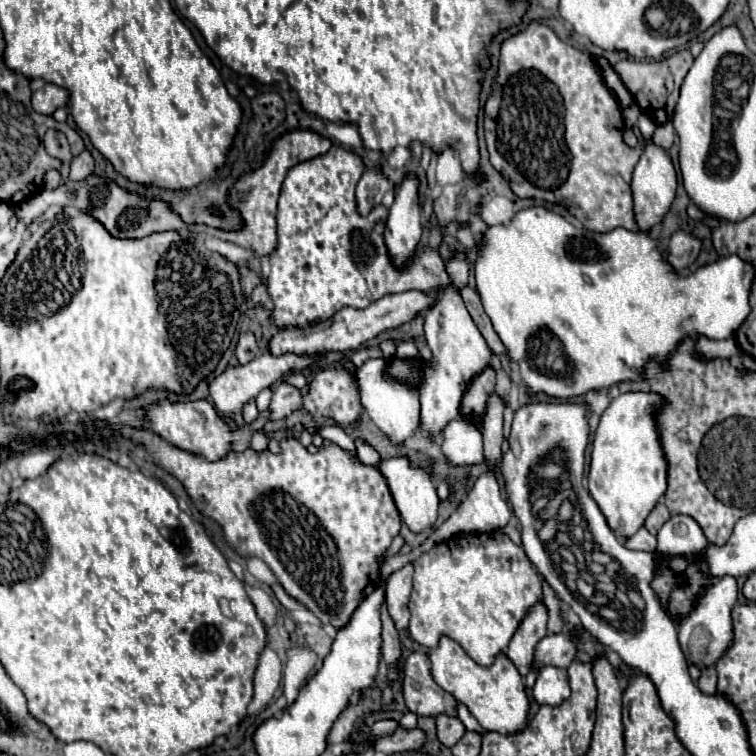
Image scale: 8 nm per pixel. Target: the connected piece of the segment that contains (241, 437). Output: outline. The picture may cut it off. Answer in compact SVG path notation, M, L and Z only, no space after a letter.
M164 401L160 405L148 407L148 419L150 429L158 433L166 443L186 451L200 455L206 461L220 461L222 457L228 457L228 453L240 453L250 447L252 435L264 427L264 421L268 421L268 411L258 417L258 421L242 427L230 427L210 405L210 401L192 401L192 403L170 403Z

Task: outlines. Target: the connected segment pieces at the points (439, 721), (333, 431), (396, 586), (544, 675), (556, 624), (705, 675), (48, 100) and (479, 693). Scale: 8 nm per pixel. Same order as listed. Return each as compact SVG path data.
M438 715L436 717L436 729L438 729L440 743L446 745L446 747L454 747L460 741L460 737L466 733L460 719L448 717L448 715Z
M323 425L321 429L317 432L317 434L321 435L323 439L328 439L332 443L337 444L343 449L350 451L350 453L354 453L354 455L357 455L356 447L354 445L353 440L346 434L346 432L340 426Z
M412 565L390 575L386 583L386 607L398 631L408 629L410 621L410 591L412 591Z
M554 665L542 667L532 691L540 705L560 705L570 697L566 669L554 669Z
M544 585L544 605L548 609L548 633L554 635L554 633L560 633L564 629L564 619L562 619L562 605L560 601L556 599L554 591L546 585Z
M710 665L710 667L706 667L706 669L702 669L702 675L700 675L700 679L698 679L698 687L700 687L700 691L704 691L704 693L716 693L718 689L716 689L716 683L718 683L718 675L716 675L716 669L714 669L714 665Z
M46 83L42 89L32 93L32 107L42 115L52 115L56 107L66 107L66 103L68 91L52 83Z
M442 637L438 647L432 649L428 657L432 661L434 681L444 691L454 695L460 703L464 703L486 731L510 735L510 733L522 733L522 729L526 729L530 713L530 699L526 693L526 685L522 675L516 671L516 667L504 653L496 657L496 663L492 667L482 667L474 663L474 659L468 657L468 653L456 641Z

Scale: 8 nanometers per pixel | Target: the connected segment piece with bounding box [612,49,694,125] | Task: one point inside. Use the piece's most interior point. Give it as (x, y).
(655, 86)

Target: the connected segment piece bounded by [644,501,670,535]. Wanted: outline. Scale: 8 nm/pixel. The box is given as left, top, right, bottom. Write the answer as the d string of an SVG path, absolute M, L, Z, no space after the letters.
M660 501L660 503L652 509L652 513L648 515L648 519L646 519L644 527L646 527L652 535L656 535L656 533L658 533L658 529L660 529L668 519L670 519L670 513L668 513L668 509L664 507L664 503Z

